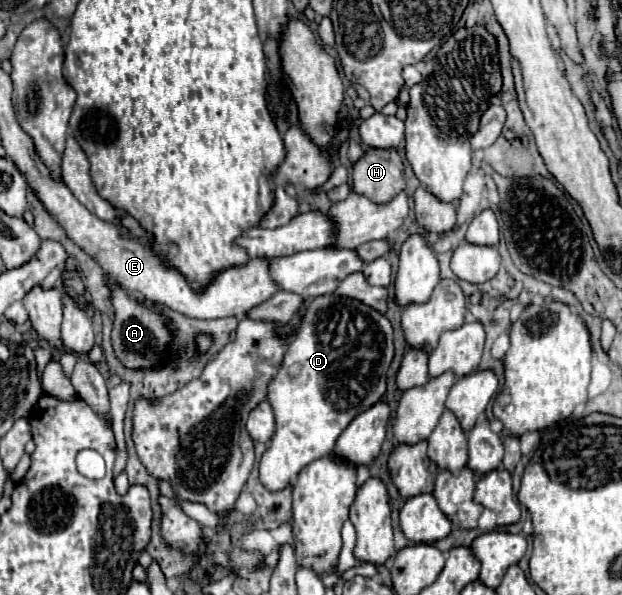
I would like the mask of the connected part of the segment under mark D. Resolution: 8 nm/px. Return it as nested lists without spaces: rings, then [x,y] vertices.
[[[334,293],[310,299],[306,313],[300,317],[300,323],[292,335],[280,371],[268,387],[268,401],[276,417],[276,433],[268,451],[260,459],[260,481],[266,489],[284,489],[302,467],[318,457],[328,455],[348,423],[382,399],[386,391],[386,371],[392,357],[394,333],[390,321],[382,313],[366,307],[366,303],[358,303],[358,299],[342,299]]]

